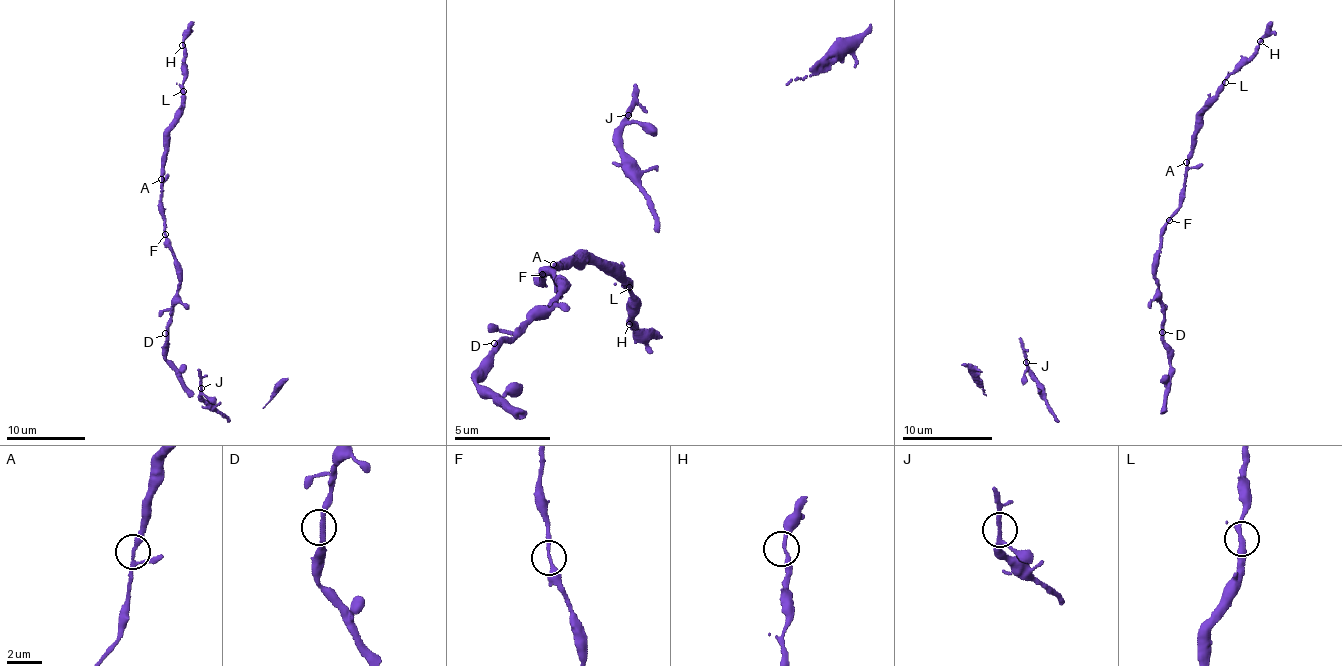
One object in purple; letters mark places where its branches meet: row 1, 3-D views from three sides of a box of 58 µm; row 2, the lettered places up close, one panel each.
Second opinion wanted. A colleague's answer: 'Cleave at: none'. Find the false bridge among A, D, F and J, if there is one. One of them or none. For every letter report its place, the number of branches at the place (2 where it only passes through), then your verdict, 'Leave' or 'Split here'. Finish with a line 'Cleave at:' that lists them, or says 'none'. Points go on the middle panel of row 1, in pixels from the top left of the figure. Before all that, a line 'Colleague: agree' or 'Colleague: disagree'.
Colleague: agree
A: Place: (553, 264). Branches: 3. Leave
D: Place: (494, 343). Branches: 2. Leave
F: Place: (542, 274). Branches: 2. Leave
J: Place: (628, 115). Branches: 3. Leave
Cleave at: none

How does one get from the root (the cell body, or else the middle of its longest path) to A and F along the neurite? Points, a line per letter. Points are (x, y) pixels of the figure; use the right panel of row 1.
A: (1163, 333), (1163, 308), (1157, 287), (1156, 254), (1161, 229), (1179, 207), (1186, 162)
F: (1163, 333), (1156, 259), (1161, 229), (1169, 220)

